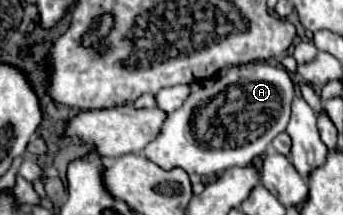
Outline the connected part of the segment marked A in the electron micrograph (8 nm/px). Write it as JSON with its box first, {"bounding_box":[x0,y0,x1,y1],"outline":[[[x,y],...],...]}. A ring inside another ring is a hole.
{"bounding_box":[143,62,295,178],"outline":[[[261,62],[233,66],[225,74],[217,76],[217,80],[211,86],[201,86],[197,92],[193,92],[179,110],[169,114],[169,118],[161,128],[161,134],[145,146],[143,154],[165,170],[181,166],[187,174],[215,178],[225,168],[247,166],[265,152],[269,142],[285,130],[289,122],[293,98],[295,98],[295,84],[285,68],[277,68]]]}

